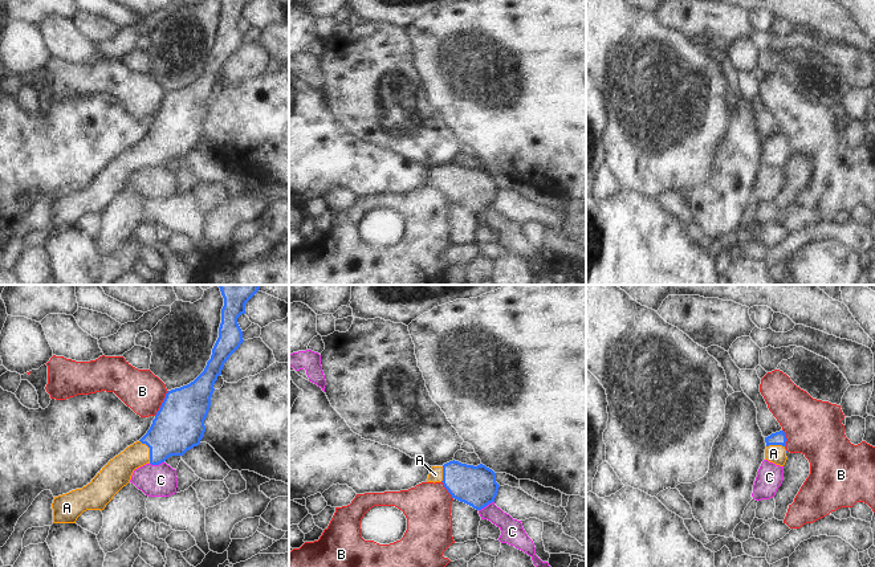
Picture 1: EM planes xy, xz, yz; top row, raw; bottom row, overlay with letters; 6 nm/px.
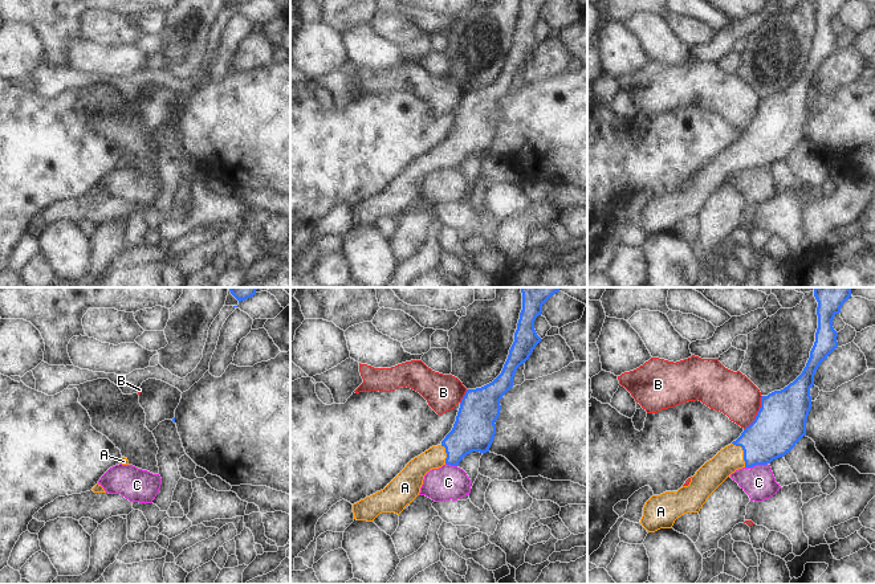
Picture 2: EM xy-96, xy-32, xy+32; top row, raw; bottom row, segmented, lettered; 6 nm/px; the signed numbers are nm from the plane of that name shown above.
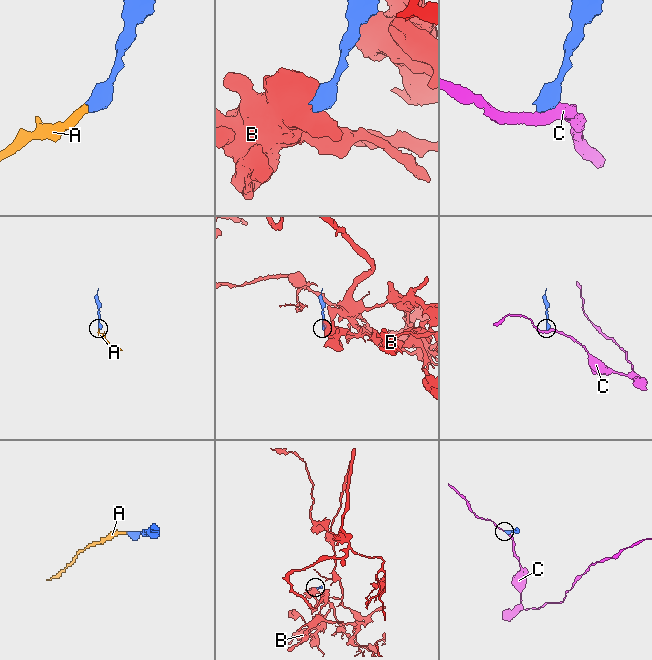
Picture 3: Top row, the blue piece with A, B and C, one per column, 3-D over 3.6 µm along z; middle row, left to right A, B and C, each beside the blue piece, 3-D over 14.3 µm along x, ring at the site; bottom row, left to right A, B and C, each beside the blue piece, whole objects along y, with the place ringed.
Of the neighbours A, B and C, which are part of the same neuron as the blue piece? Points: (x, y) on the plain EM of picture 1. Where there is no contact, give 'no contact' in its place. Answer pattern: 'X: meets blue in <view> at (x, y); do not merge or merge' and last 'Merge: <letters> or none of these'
A: meets blue in xy at (150, 154); merge
B: meets blue in xy at (162, 106); do not merge
C: meets blue in xz at (485, 208); do not merge
Merge: A

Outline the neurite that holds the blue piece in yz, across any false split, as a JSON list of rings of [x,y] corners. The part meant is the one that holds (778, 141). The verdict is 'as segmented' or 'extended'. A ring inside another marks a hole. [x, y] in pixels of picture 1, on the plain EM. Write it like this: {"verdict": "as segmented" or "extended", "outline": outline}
{"verdict": "extended", "outline": [[[784,134],[772,136],[770,139],[765,140],[765,163],[776,168],[784,170],[788,163],[786,144],[788,142]]]}

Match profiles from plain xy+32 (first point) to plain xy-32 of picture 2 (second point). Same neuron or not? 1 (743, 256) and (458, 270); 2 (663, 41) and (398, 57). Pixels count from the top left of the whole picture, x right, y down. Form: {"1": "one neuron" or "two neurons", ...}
{"1": "one neuron", "2": "one neuron"}

